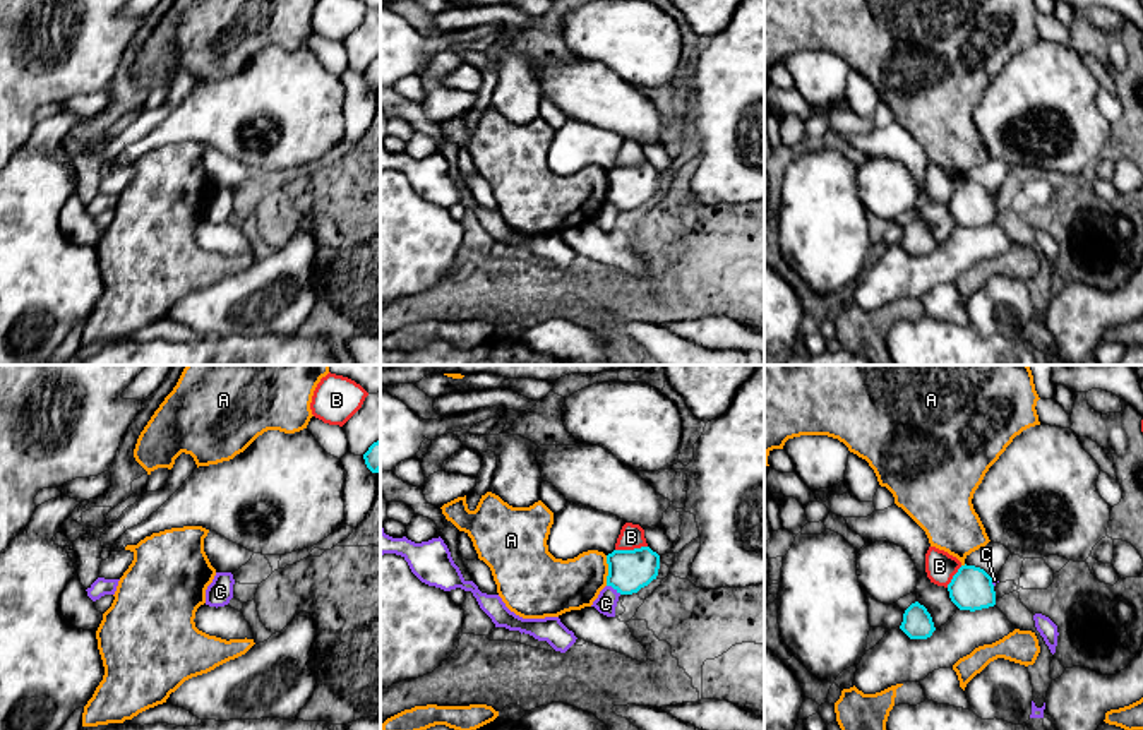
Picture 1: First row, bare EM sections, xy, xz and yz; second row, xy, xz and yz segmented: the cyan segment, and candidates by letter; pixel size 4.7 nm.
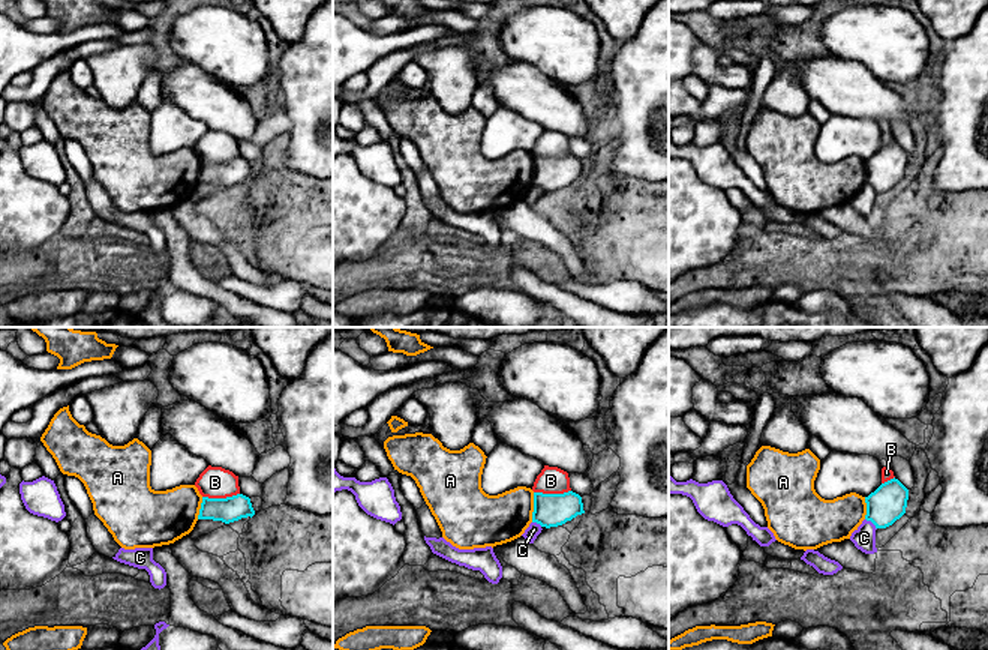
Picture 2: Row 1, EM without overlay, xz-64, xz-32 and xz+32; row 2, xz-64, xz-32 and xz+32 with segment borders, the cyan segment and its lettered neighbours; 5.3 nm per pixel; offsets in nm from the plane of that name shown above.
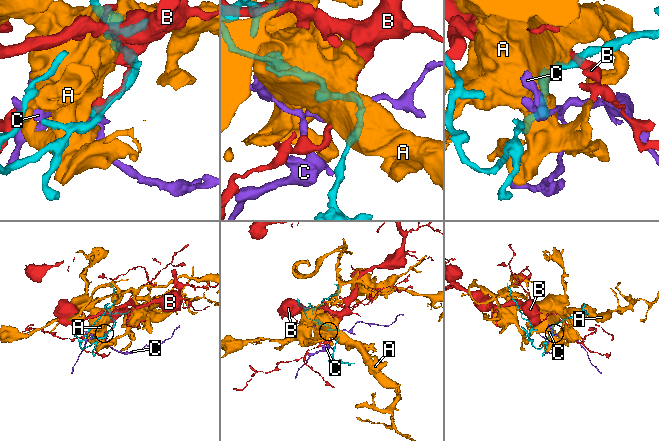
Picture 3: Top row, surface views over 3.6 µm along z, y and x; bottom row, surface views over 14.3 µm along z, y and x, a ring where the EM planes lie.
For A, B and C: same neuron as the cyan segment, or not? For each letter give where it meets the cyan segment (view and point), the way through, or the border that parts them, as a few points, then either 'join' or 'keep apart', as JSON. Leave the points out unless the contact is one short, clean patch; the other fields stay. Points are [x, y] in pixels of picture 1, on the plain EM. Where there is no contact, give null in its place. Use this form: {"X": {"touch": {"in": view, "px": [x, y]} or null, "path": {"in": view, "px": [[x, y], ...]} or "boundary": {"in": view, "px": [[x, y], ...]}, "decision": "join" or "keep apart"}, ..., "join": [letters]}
{"A": {"touch": {"in": "xz", "px": [609, 187]}, "decision": "keep apart"}, "B": {"touch": {"in": "xz", "px": [631, 167]}, "decision": "keep apart"}, "C": {"touch": {"in": "xz", "px": [614, 204]}, "boundary": {"in": "xz", "px": [[607, 201], [621, 209]]}, "decision": "keep apart"}, "join": []}

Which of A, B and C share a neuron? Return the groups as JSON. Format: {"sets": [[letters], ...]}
{"sets": [["A"], ["B"], ["C"]]}

